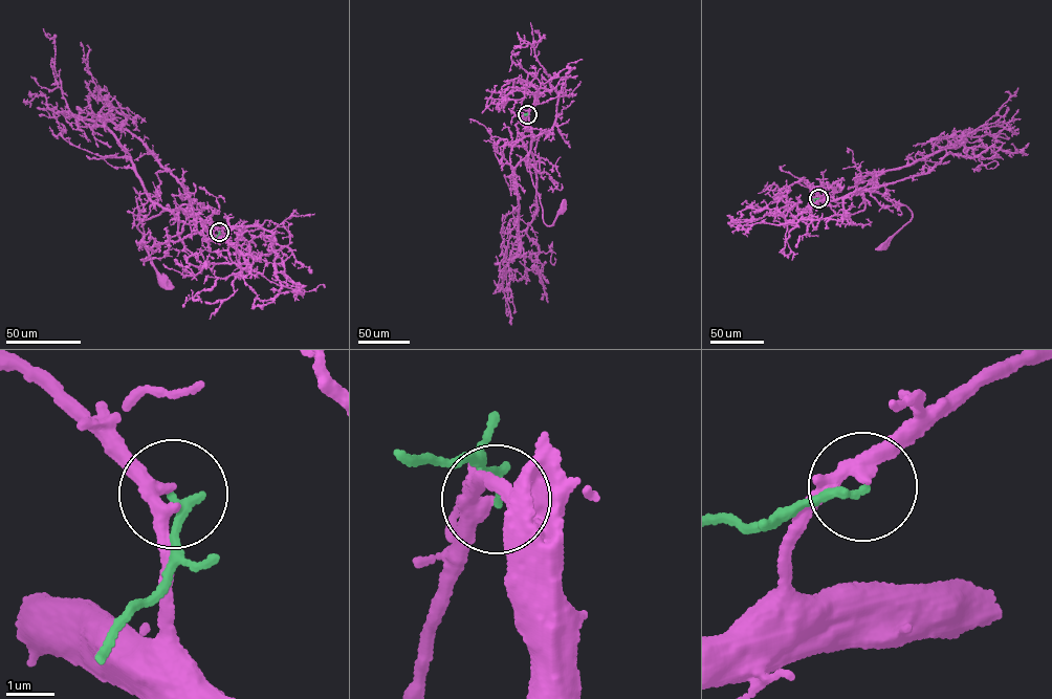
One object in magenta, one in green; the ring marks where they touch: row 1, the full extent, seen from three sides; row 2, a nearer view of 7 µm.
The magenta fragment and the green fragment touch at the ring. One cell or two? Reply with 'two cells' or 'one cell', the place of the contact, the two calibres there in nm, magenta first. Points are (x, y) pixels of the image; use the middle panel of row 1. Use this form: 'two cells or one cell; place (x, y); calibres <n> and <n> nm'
two cells; place (527, 114); calibres 280 and 170 nm

